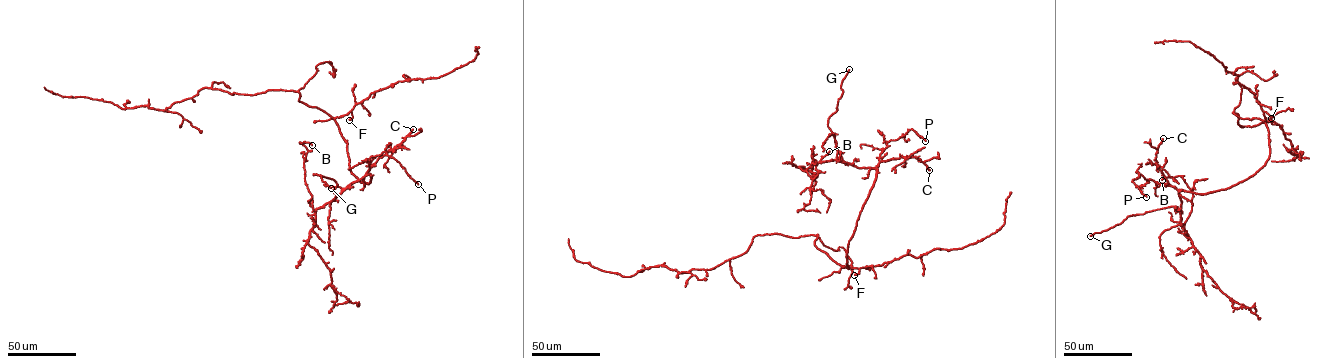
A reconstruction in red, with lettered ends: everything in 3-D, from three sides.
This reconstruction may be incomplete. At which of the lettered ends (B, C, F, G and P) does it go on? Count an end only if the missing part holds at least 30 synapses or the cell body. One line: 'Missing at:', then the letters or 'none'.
Missing at: C, G

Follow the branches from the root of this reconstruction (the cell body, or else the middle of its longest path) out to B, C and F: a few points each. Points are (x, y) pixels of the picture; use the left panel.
B: (331, 117), (350, 171), (370, 182), (365, 175), (314, 209), (299, 142), (312, 145)
C: (331, 117), (347, 143), (350, 171), (368, 184), (371, 178), (366, 174), (371, 165), (402, 142), (413, 129)
F: (331, 117), (351, 112), (352, 117), (349, 120)

